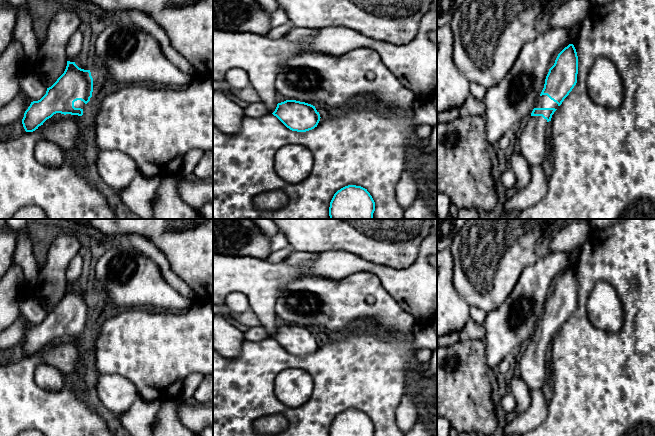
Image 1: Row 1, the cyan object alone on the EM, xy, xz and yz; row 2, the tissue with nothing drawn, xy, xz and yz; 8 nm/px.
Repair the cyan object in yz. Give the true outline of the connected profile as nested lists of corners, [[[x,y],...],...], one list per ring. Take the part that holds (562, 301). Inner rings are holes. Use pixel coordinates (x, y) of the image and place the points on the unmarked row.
[[[573,268],[565,271],[549,293],[544,312],[535,332],[522,349],[519,361],[520,378],[528,388],[540,390],[546,382],[545,355],[552,339],[577,307],[578,280]]]

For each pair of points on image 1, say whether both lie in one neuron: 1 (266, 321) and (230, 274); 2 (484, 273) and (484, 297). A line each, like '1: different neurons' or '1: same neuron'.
1: same neuron
2: same neuron

